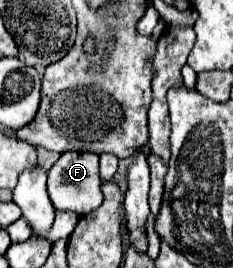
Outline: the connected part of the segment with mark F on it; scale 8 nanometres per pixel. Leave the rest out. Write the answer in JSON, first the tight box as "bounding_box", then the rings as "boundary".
{"bounding_box":[48,152,102,216],"boundary":[[[66,152],[48,170],[48,194],[56,210],[72,210],[84,216],[102,204],[102,180],[98,174],[98,154],[92,152]]]}

